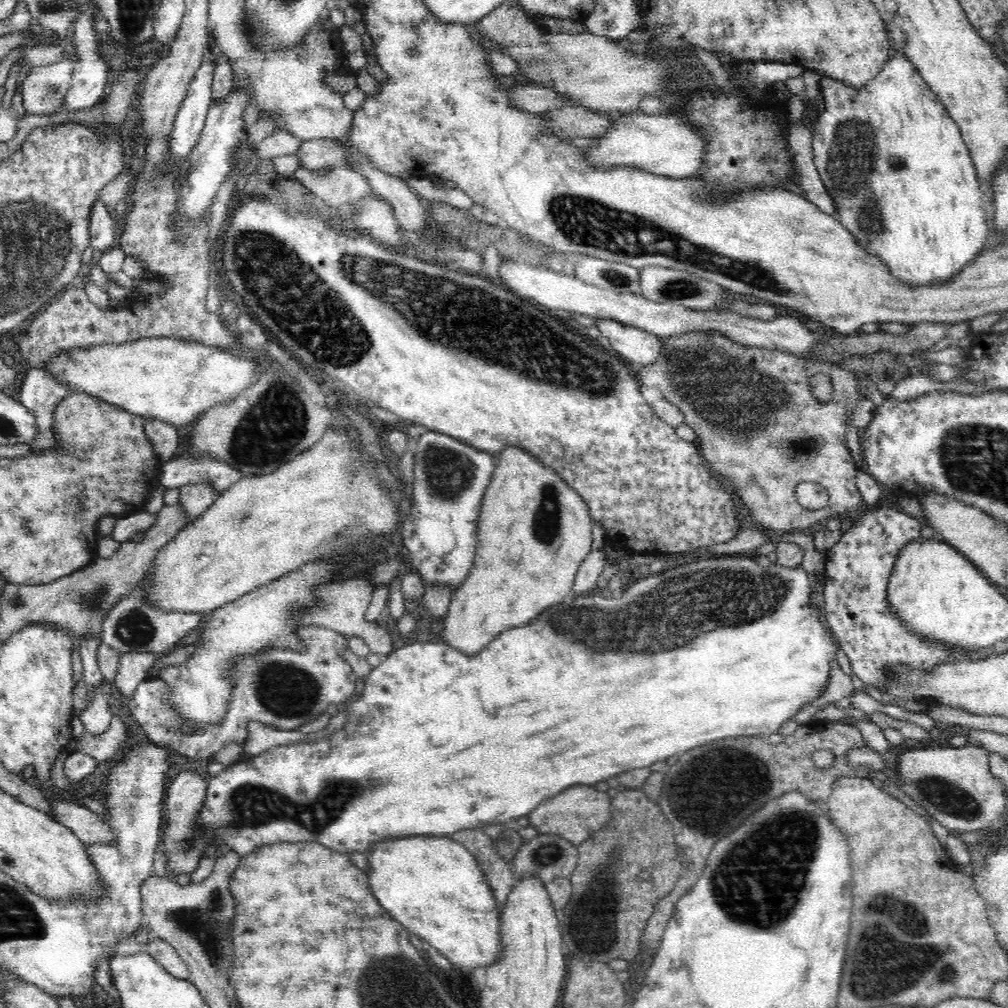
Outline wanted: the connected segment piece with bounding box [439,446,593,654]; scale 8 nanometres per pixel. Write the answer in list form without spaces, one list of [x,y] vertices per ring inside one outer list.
[[[504,446],[495,456],[495,469],[490,478],[490,484],[486,488],[483,496],[483,504],[481,506],[479,516],[479,532],[476,556],[474,557],[474,565],[464,582],[453,590],[453,597],[448,612],[445,614],[443,635],[439,640],[443,640],[446,644],[453,646],[464,654],[476,654],[480,652],[484,646],[488,646],[501,632],[508,628],[522,626],[526,622],[530,622],[532,618],[536,618],[540,612],[562,602],[568,595],[572,594],[574,581],[578,574],[578,569],[584,559],[590,554],[592,548],[592,524],[593,518],[590,516],[588,505],[585,500],[560,476],[560,473],[530,454],[527,450],[519,446]]]

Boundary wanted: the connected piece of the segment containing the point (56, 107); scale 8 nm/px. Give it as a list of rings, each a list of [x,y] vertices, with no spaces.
[[[68,40],[60,62],[33,67],[19,90],[22,107],[27,113],[50,116],[63,110],[73,75],[73,61],[70,57],[74,52],[75,45],[72,40]]]

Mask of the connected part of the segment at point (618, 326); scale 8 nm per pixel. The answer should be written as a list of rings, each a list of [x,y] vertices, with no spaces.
[[[608,318],[596,319],[594,325],[609,339],[610,350],[623,361],[632,360],[640,366],[659,360],[663,346],[661,337]]]

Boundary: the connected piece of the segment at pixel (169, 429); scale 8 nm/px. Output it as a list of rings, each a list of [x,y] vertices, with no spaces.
[[[144,417],[142,424],[148,441],[152,444],[154,454],[162,464],[168,462],[180,451],[178,430],[160,420]]]

